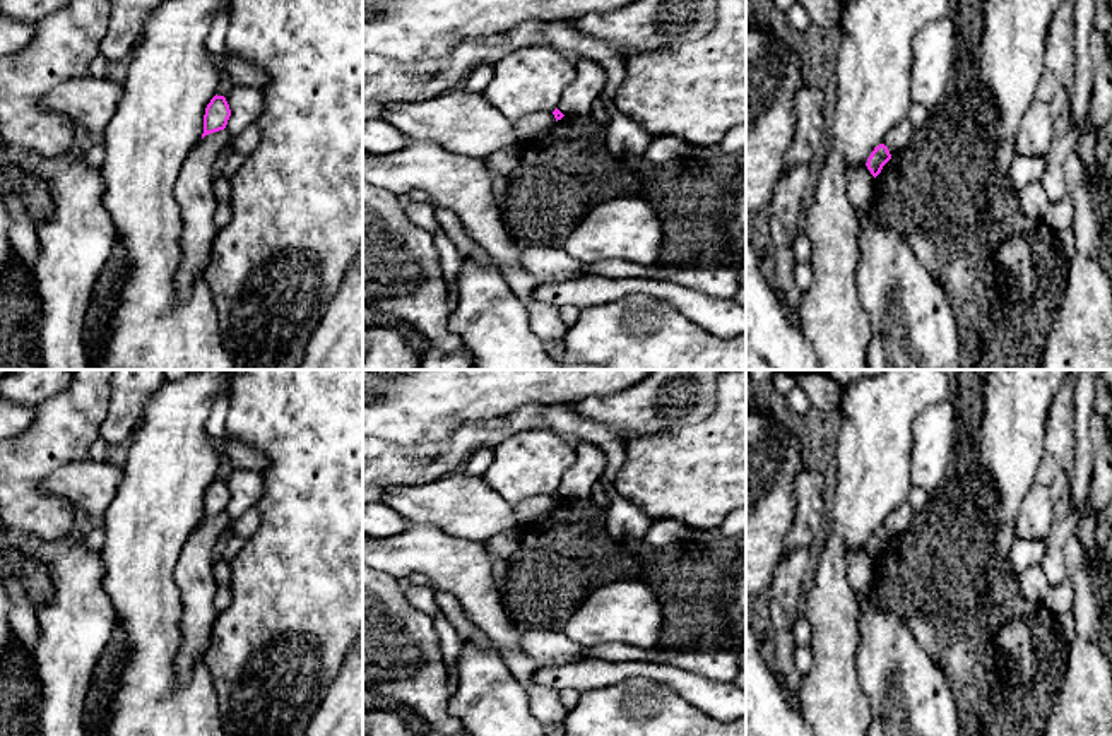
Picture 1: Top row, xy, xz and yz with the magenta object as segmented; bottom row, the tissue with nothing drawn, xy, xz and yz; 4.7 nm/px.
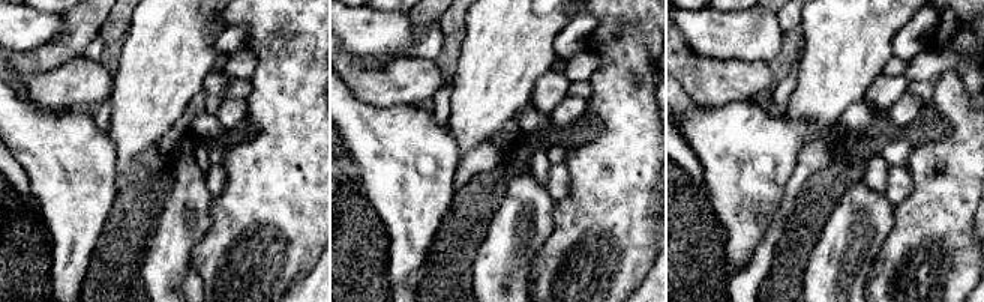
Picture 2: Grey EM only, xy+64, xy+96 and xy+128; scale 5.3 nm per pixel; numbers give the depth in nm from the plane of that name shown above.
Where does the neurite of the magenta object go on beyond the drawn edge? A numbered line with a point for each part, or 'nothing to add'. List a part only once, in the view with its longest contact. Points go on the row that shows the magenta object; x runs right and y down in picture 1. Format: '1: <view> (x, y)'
nothing to add

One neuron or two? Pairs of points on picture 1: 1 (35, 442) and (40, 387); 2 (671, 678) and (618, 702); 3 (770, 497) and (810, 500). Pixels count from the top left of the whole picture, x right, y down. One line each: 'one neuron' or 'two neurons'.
1: two neurons
2: two neurons
3: two neurons

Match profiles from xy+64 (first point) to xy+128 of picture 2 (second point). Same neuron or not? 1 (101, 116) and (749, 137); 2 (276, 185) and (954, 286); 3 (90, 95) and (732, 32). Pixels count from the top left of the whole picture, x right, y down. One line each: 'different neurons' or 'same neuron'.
1: different neurons
2: same neuron
3: different neurons

